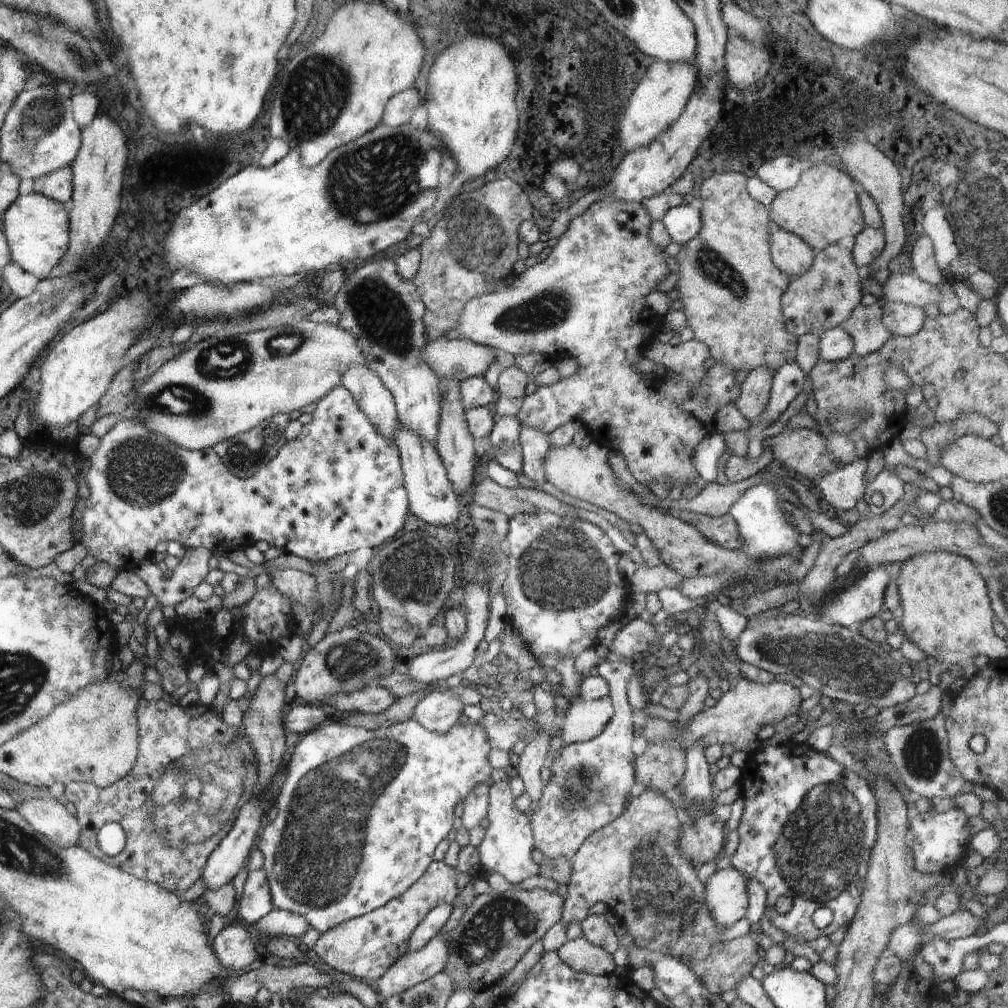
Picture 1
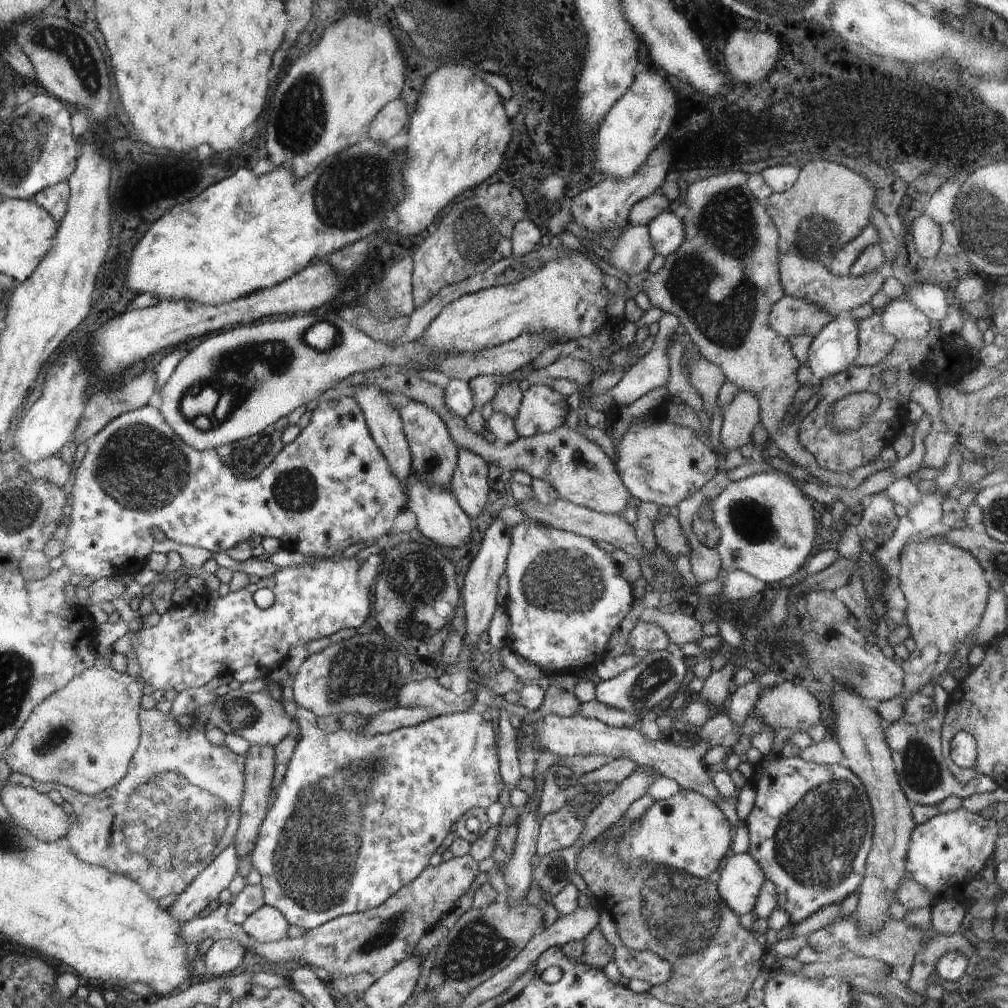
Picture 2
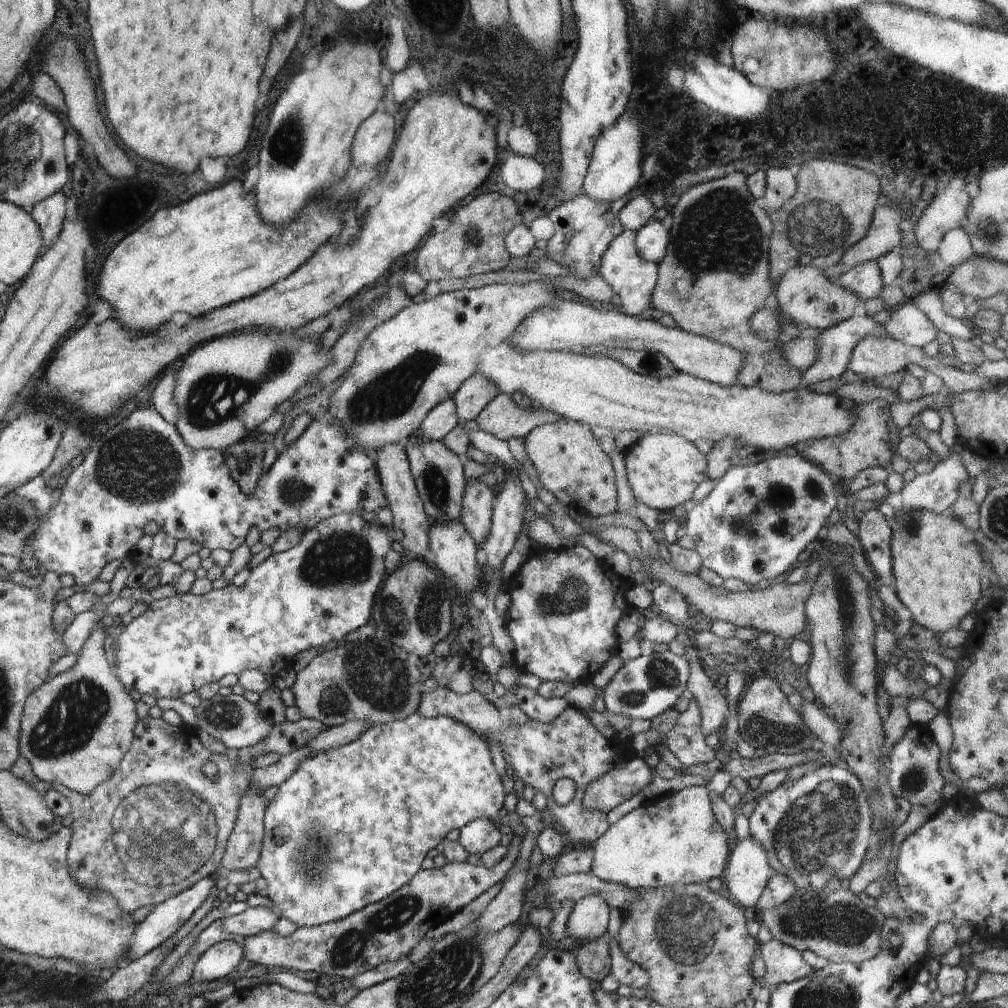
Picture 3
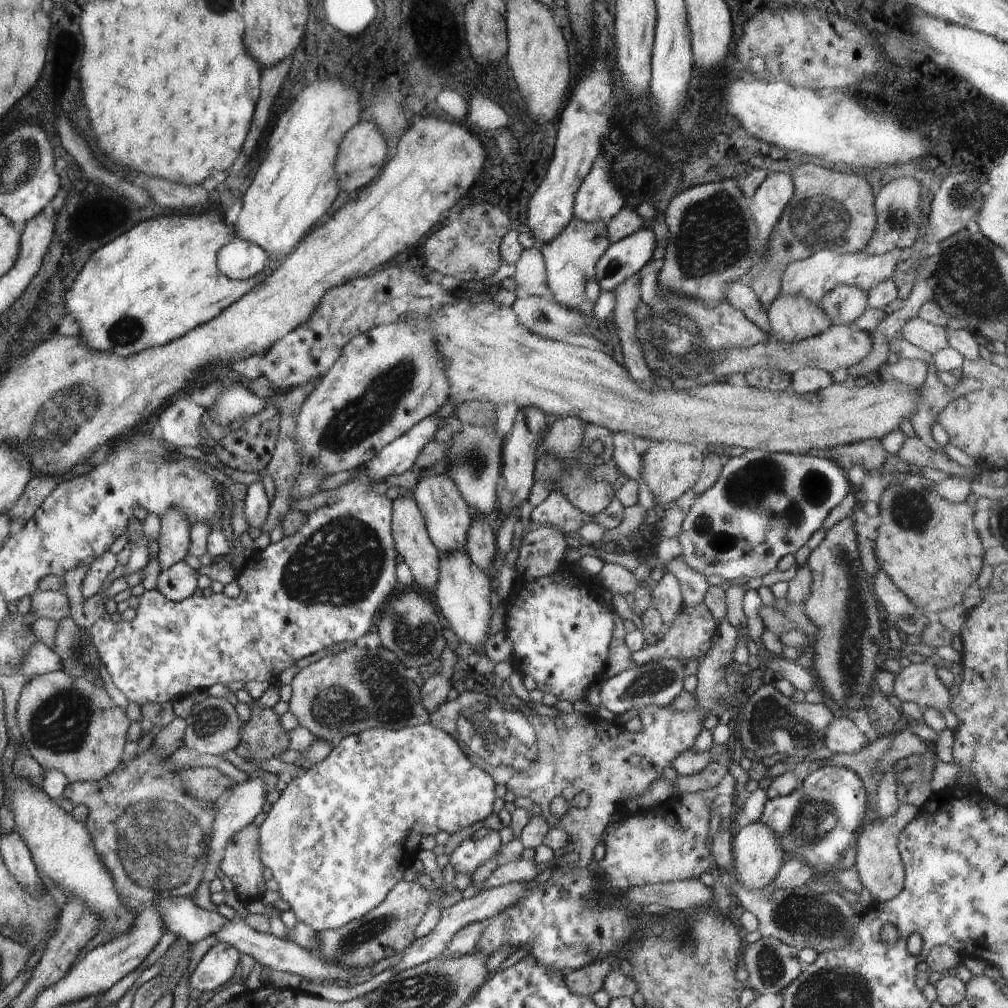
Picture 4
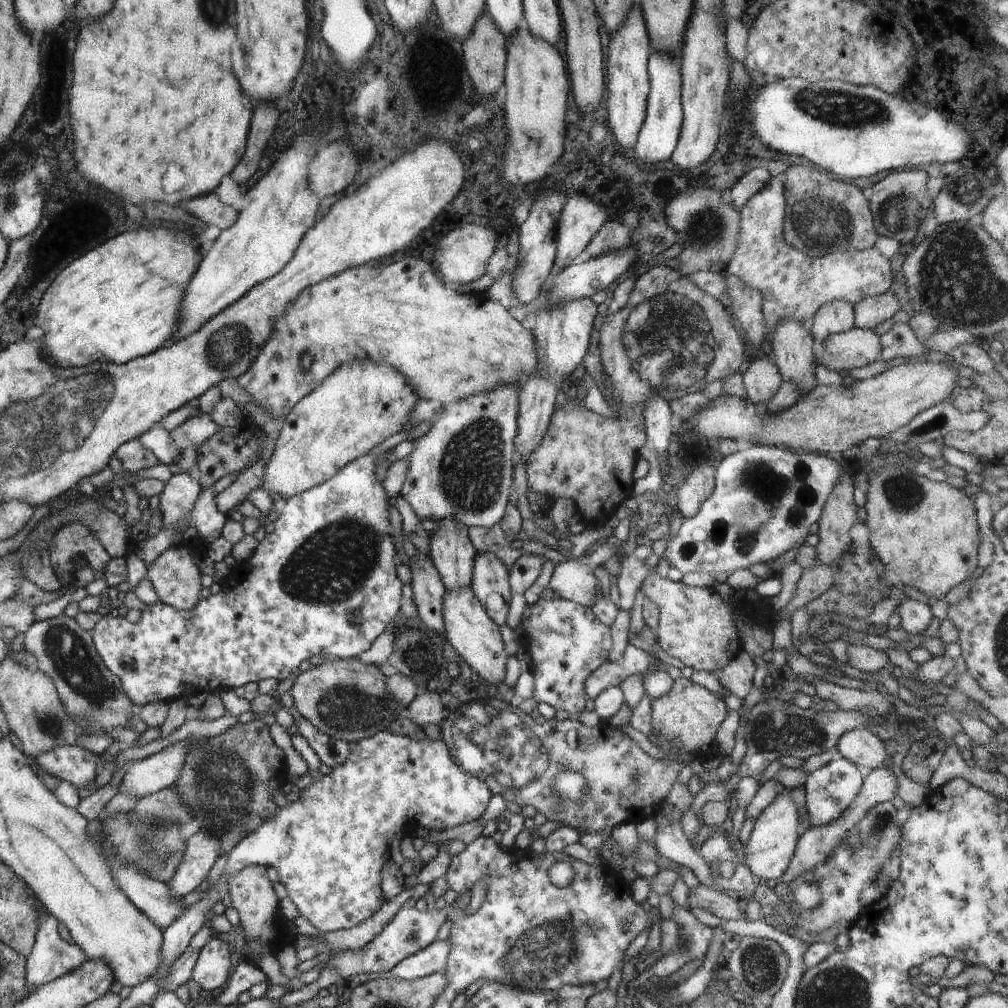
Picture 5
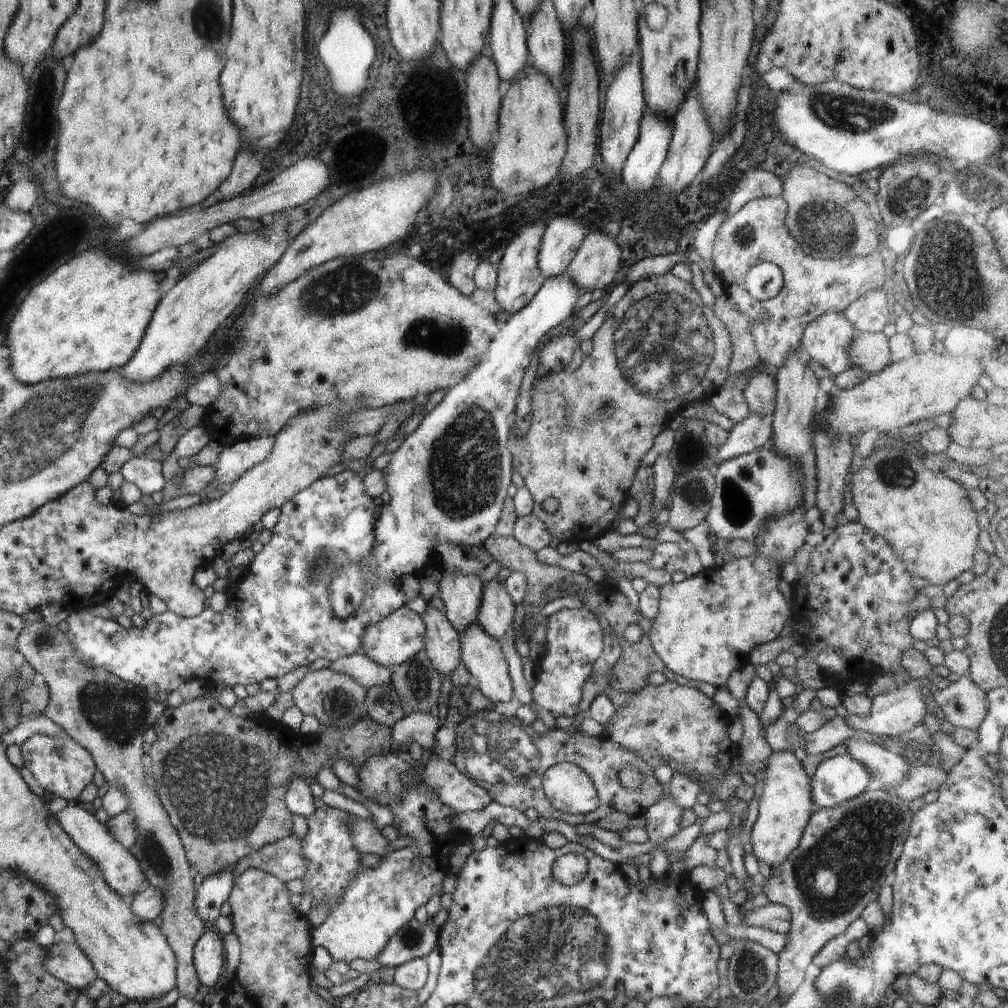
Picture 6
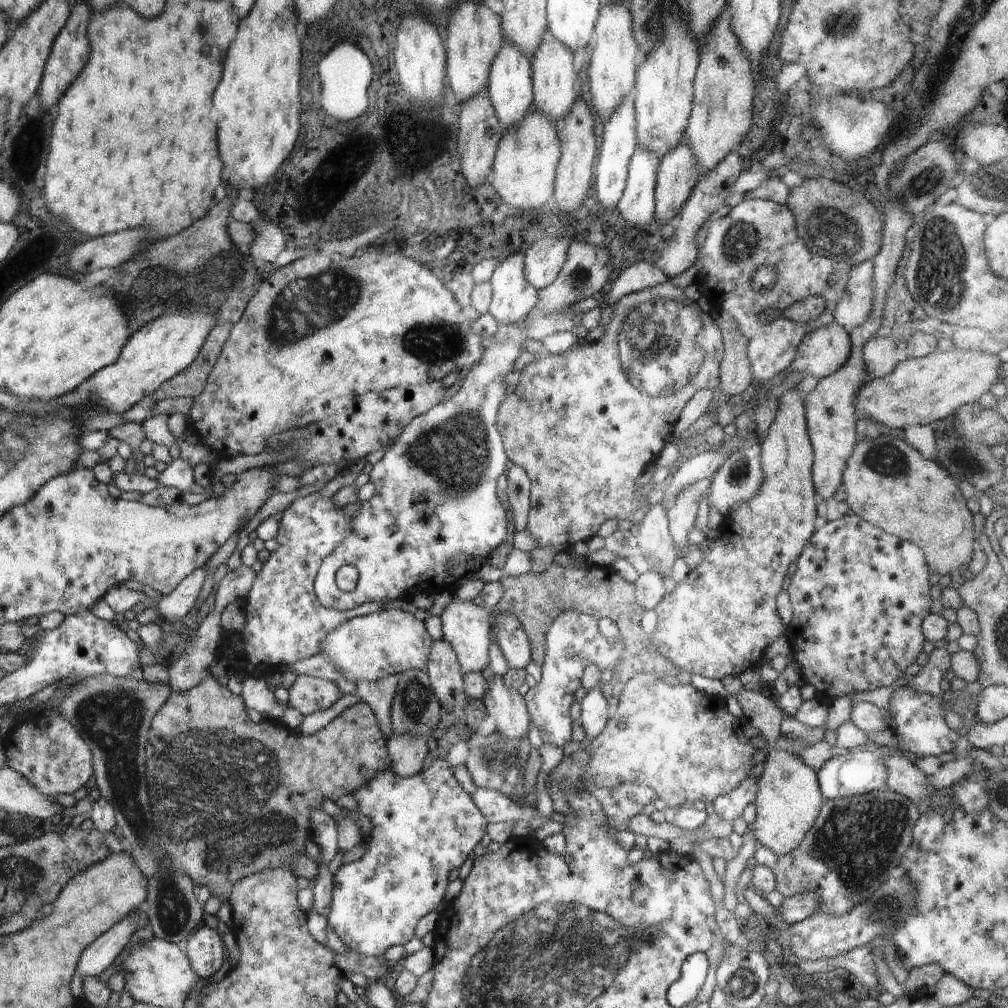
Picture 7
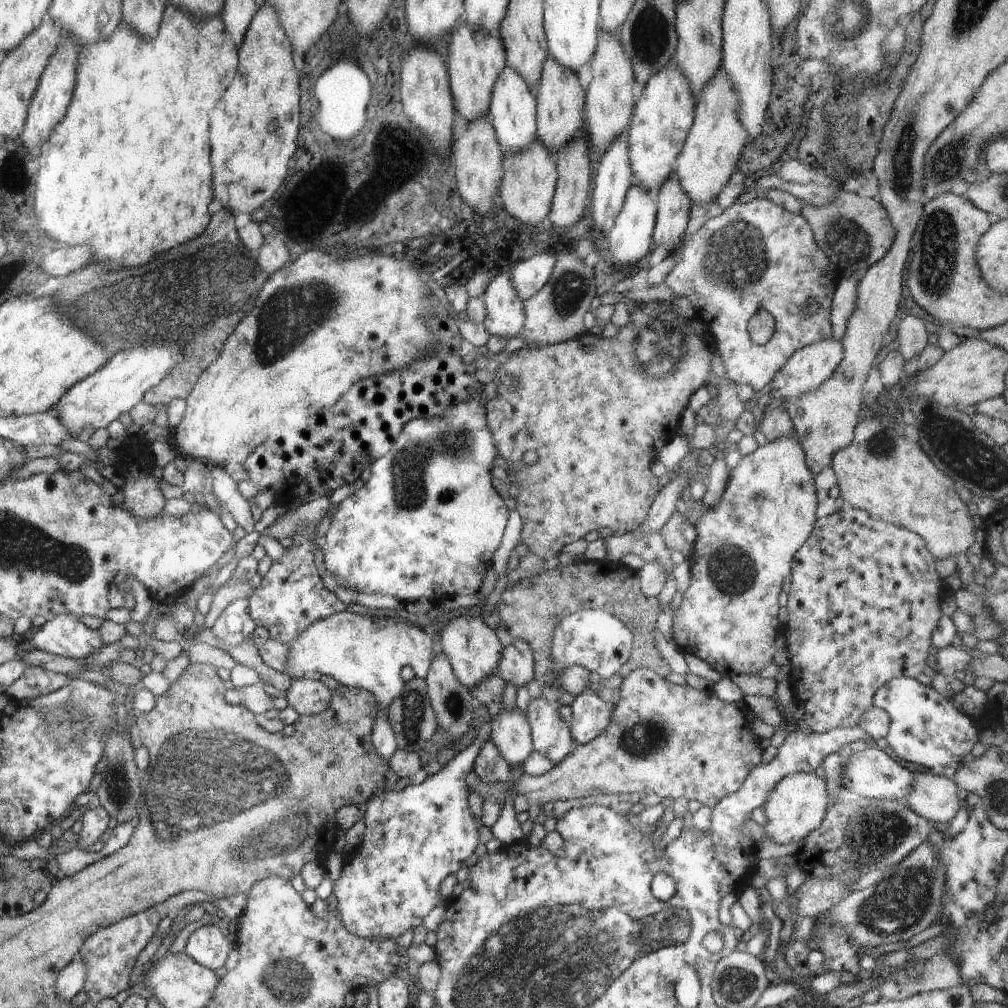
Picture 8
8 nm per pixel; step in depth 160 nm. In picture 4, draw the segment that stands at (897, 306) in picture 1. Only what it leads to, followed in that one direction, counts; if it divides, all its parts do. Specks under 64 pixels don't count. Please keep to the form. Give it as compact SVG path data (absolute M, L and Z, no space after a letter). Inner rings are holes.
M918 315L904 324L897 333L929 355L949 346L946 330Z

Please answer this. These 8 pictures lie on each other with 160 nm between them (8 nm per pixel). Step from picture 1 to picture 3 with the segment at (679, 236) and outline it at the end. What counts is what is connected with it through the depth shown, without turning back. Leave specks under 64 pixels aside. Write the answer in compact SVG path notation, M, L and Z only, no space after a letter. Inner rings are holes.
M650 220L643 228L636 231L636 252L640 258L659 264L666 255L670 242L669 230L658 220Z

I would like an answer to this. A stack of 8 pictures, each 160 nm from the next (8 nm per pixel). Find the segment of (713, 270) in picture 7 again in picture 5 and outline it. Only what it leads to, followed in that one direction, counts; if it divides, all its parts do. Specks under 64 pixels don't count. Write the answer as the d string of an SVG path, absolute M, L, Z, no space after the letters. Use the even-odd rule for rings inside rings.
M781 177L771 181L739 210L741 216L737 249L727 264L727 274L736 275L754 292L763 296L766 339L771 328L782 319L794 317L809 323L824 303L841 300L856 306L862 300L878 297L891 290L891 262L872 247L870 250L836 250L821 257L809 257L786 244L783 218L786 210L784 185Z

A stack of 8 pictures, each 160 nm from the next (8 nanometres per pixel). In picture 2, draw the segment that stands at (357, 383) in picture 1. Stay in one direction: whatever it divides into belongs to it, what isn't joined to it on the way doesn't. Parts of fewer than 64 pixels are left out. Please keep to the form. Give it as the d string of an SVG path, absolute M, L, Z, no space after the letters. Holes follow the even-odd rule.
M361 385L360 388L356 390L356 394L354 394L353 398L358 402L360 408L362 408L362 414L364 414L366 425L370 430L370 435L374 443L378 446L380 452L382 452L382 456L386 458L386 462L388 462L392 474L400 480L400 484L402 484L402 488L404 488L404 492L406 492L406 496L408 496L408 478L410 478L411 475L412 456L403 432L399 412L396 412L396 410L390 406L388 393L381 392L374 385Z

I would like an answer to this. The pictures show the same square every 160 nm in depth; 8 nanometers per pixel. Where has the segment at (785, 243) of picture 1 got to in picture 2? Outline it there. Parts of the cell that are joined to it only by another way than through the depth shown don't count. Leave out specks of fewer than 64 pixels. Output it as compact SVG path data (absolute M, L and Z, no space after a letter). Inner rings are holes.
M779 254L779 276L784 296L792 296L798 300L806 300L816 304L832 318L840 314L848 314L850 310L870 303L872 297L879 291L884 283L882 272L872 272L868 276L854 278L852 276L834 275L830 270L818 262L800 258L796 254Z

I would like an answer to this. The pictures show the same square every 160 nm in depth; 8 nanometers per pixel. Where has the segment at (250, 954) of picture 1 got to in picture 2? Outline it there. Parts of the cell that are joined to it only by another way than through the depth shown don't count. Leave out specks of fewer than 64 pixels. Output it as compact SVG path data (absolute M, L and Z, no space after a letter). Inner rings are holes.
M236 940L214 941L204 956L206 974L209 974L211 978L231 975L243 962L245 952L246 949L240 946Z

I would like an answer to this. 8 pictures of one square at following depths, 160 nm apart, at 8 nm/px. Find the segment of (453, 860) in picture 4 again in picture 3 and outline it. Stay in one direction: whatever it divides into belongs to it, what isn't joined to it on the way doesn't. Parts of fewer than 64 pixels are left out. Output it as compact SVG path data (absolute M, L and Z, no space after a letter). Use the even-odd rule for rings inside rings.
M476 818L461 829L459 842L468 854L482 856L488 850L501 844L501 835L502 832L490 820Z

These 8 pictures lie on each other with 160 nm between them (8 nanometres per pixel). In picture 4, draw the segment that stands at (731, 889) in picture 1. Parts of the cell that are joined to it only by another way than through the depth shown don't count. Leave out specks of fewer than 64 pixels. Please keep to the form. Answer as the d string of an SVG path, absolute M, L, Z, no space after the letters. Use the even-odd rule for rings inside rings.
M751 822L740 827L740 831L733 837L732 846L733 870L738 883L755 891L763 889L773 882L783 863L784 856L771 829L760 822Z

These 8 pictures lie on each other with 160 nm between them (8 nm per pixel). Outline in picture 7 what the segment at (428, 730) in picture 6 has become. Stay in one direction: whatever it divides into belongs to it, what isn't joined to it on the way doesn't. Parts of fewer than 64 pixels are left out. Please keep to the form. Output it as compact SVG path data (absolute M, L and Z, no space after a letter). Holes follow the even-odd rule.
M396 732L387 738L387 749L391 756L390 768L401 777L418 774L430 752L426 738Z

